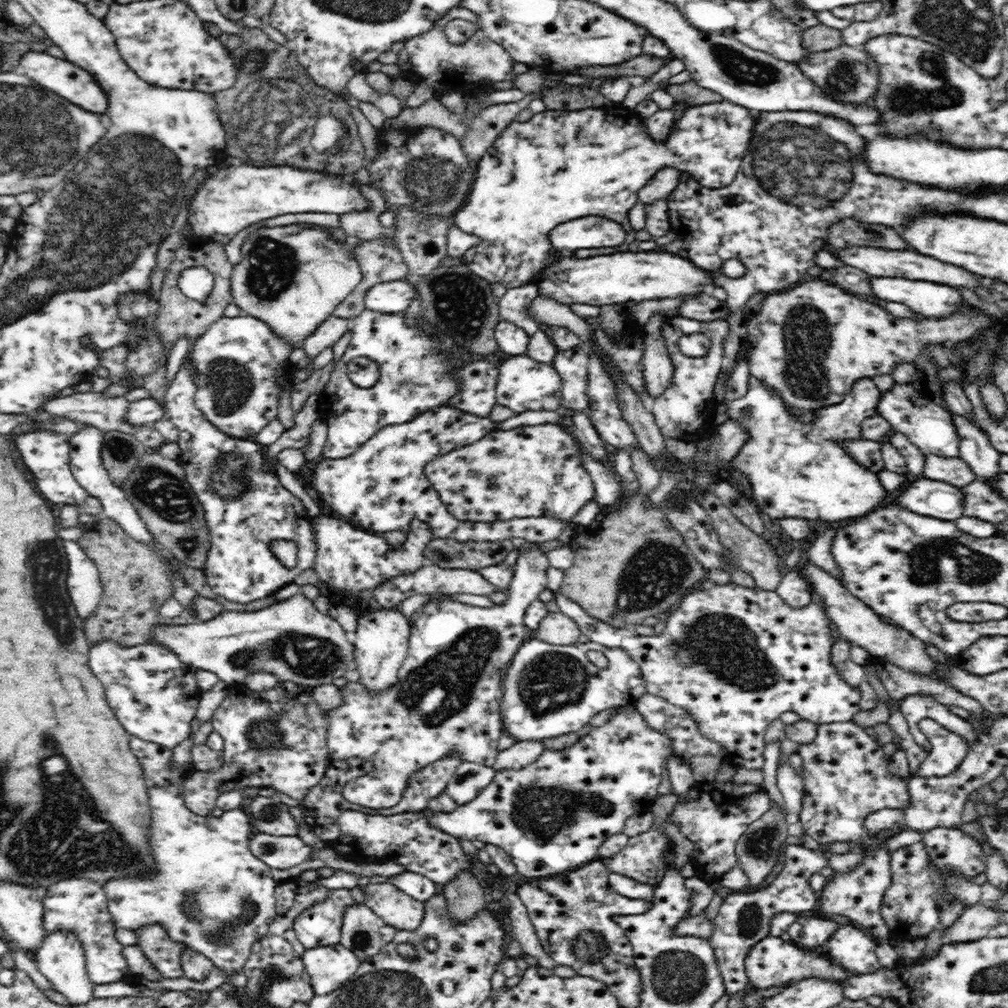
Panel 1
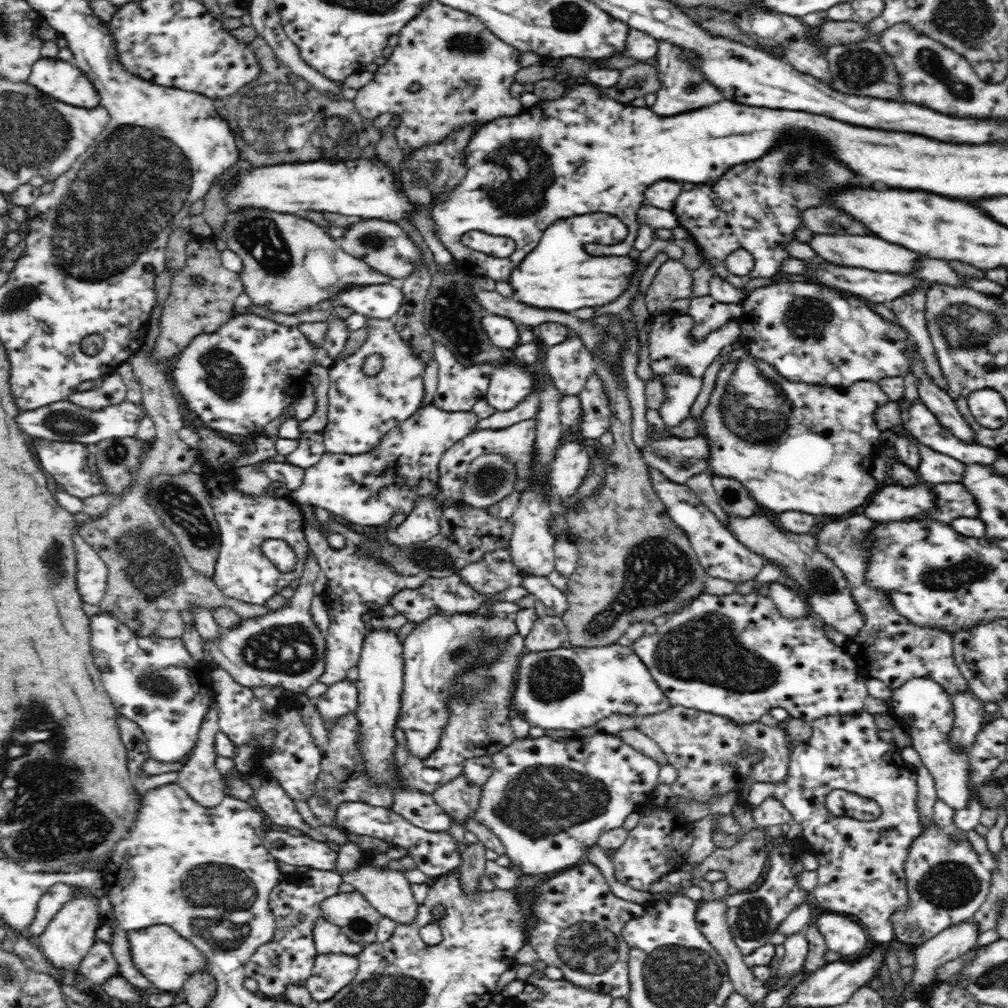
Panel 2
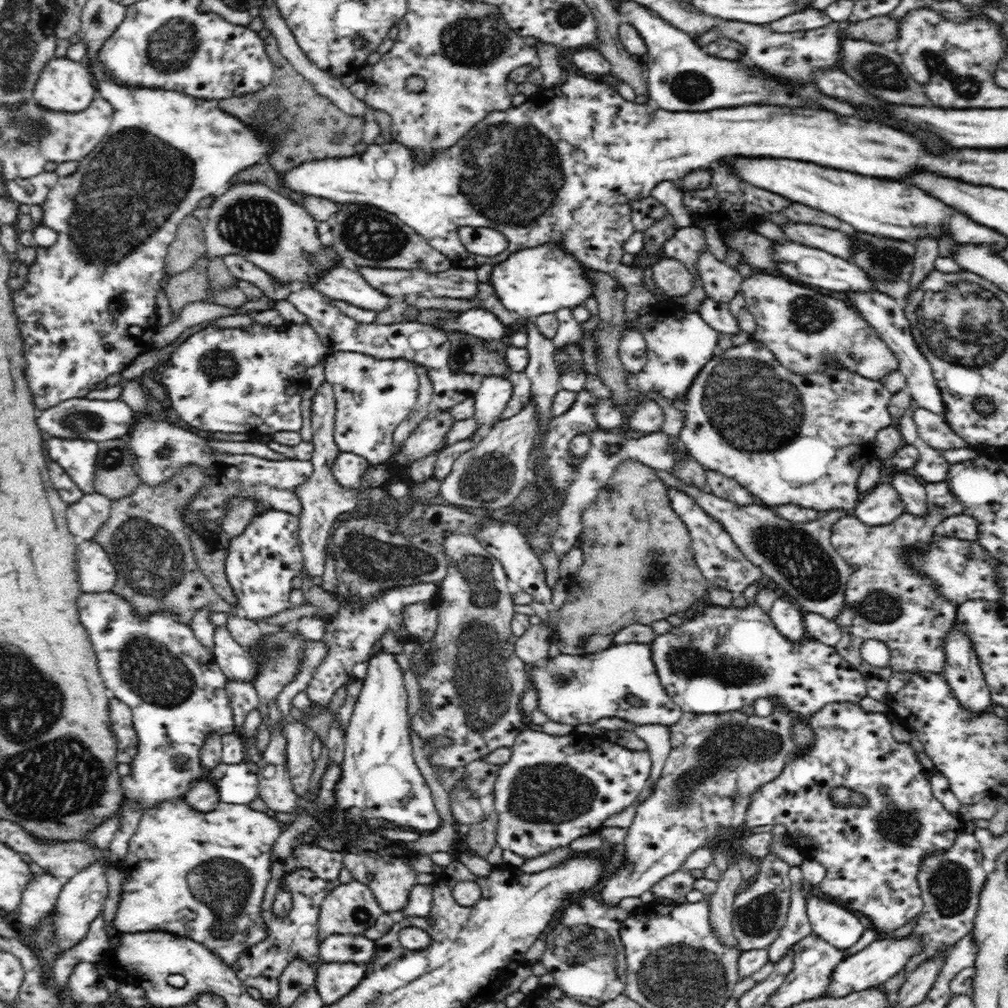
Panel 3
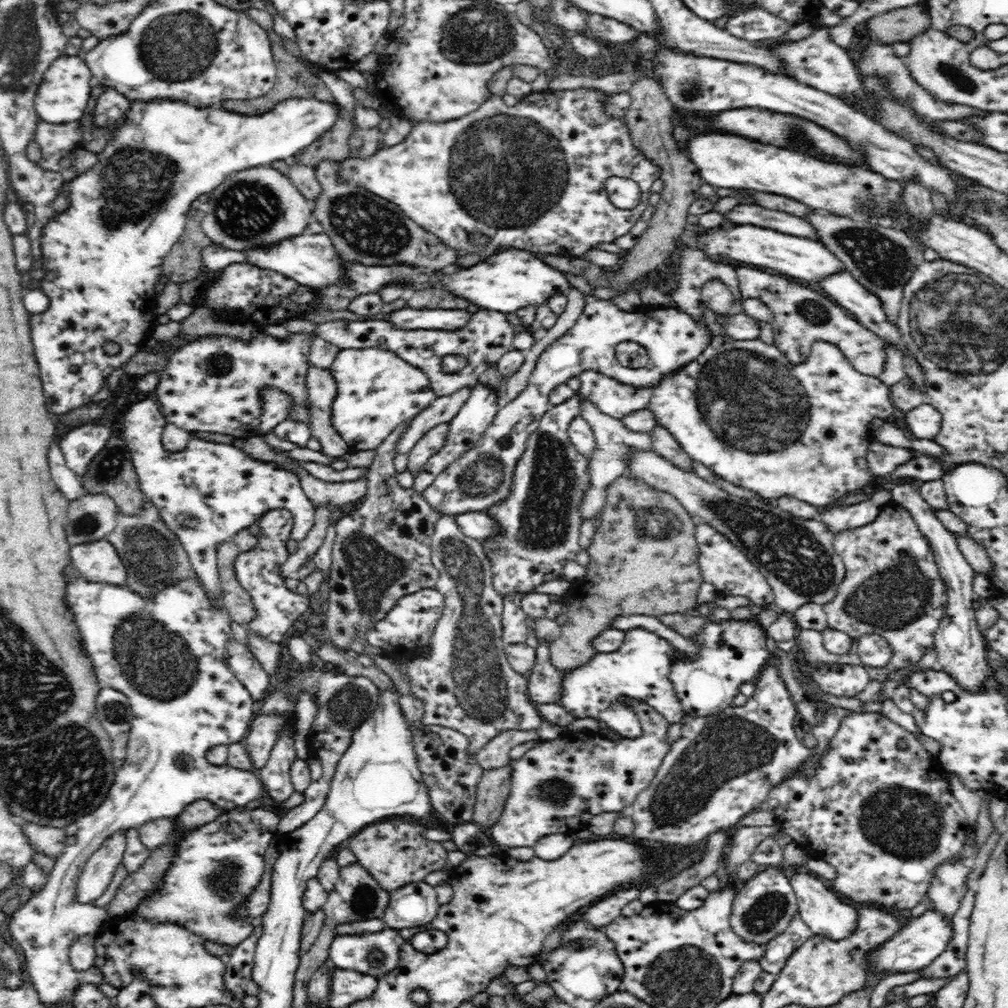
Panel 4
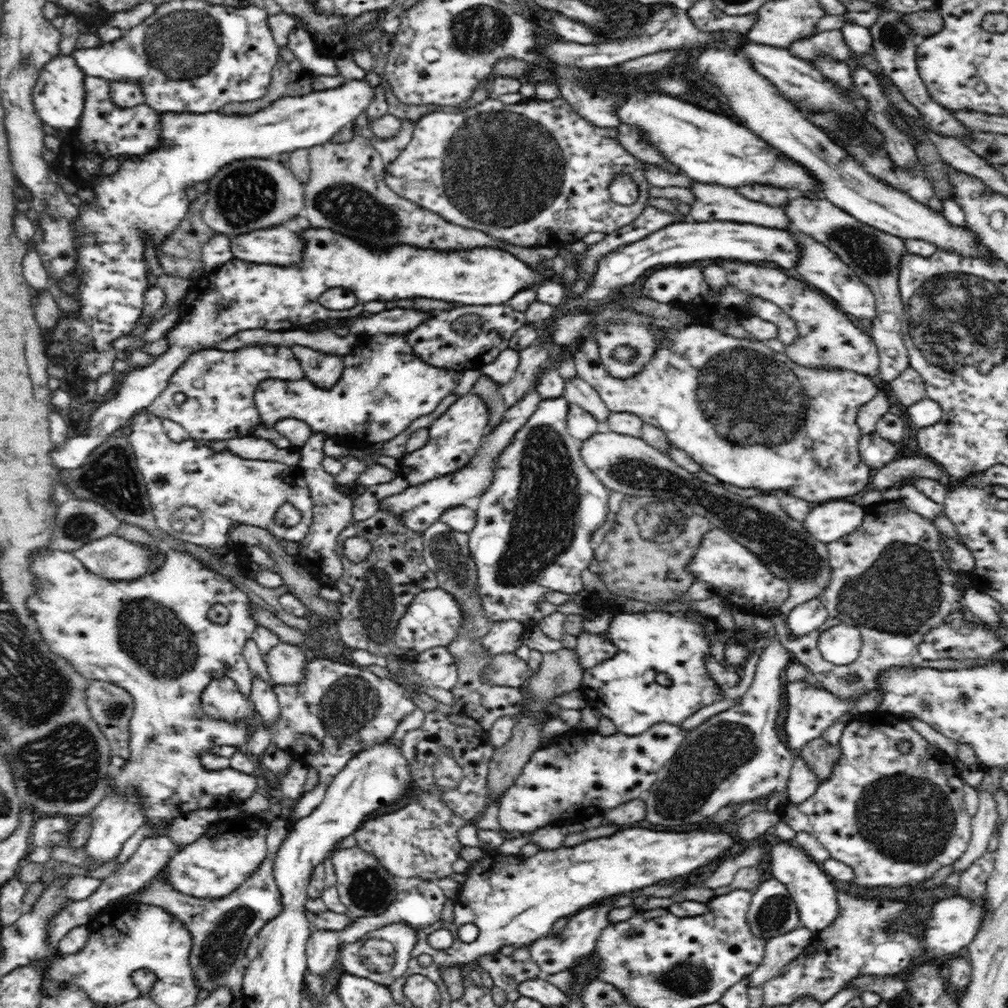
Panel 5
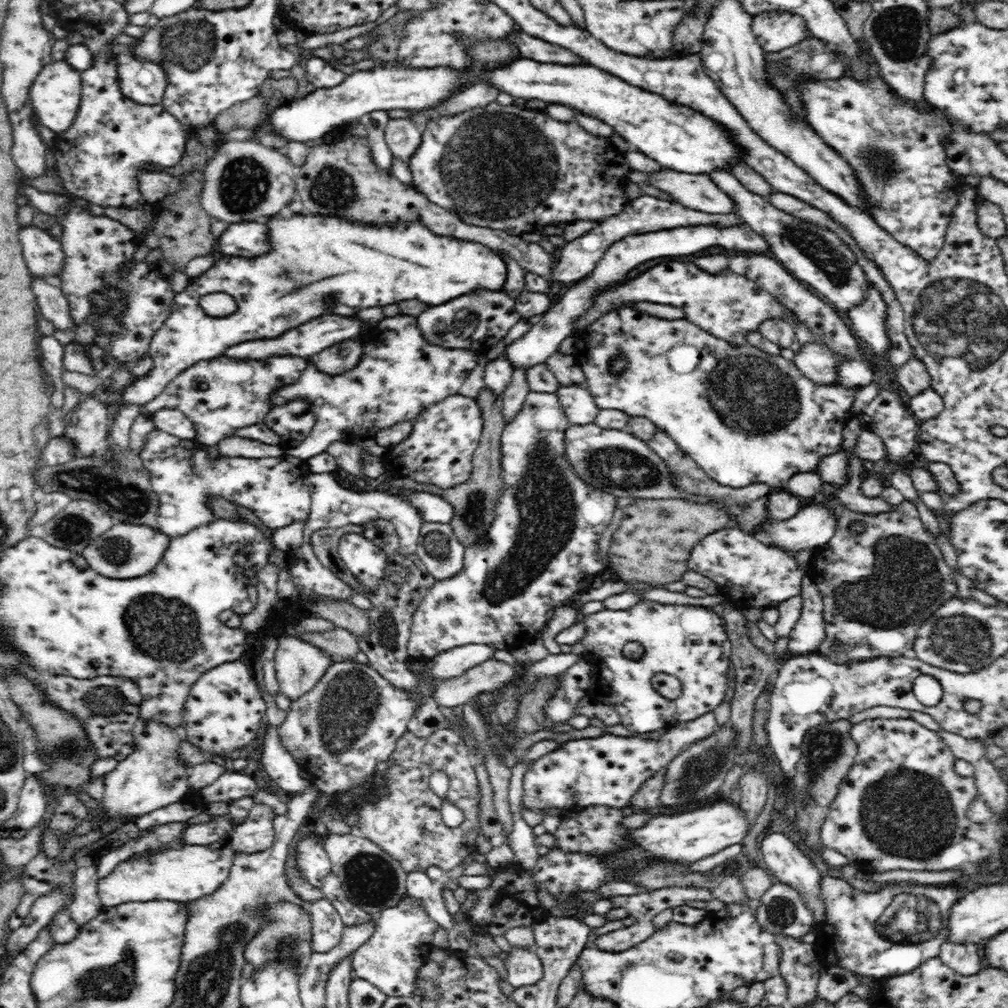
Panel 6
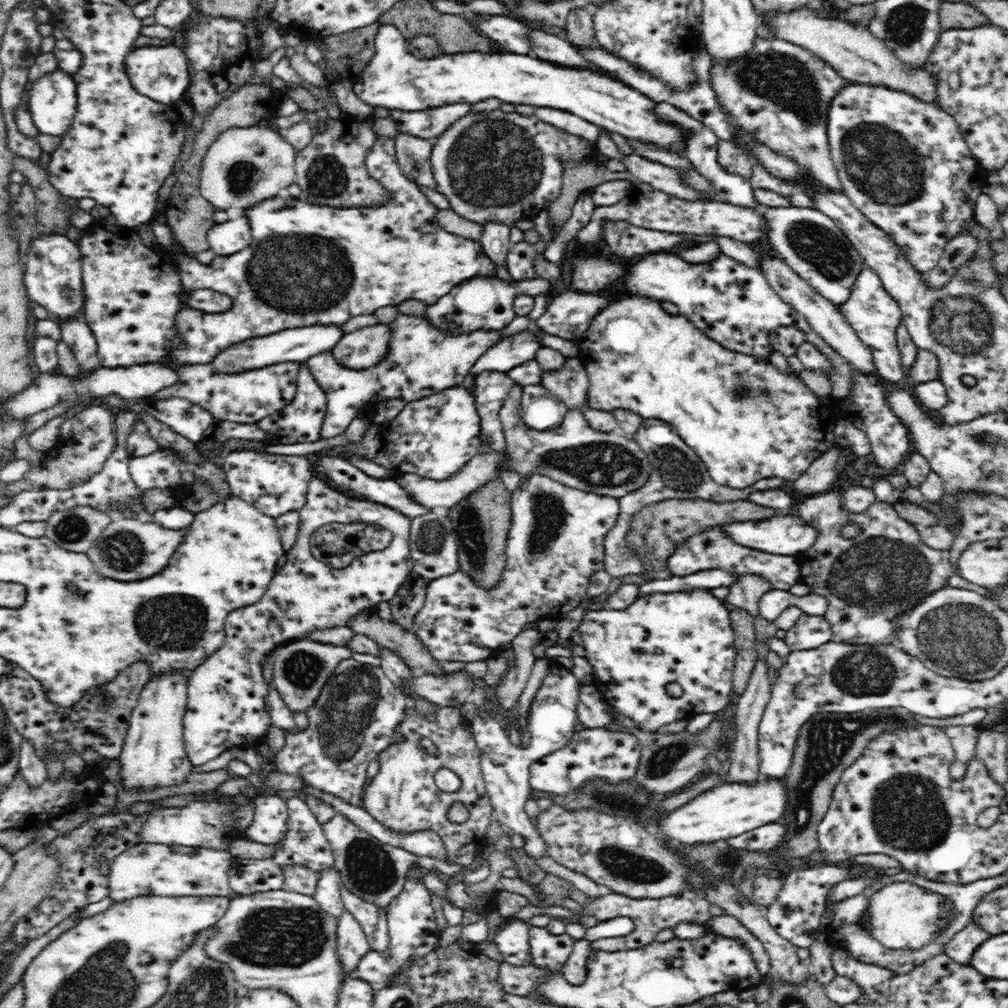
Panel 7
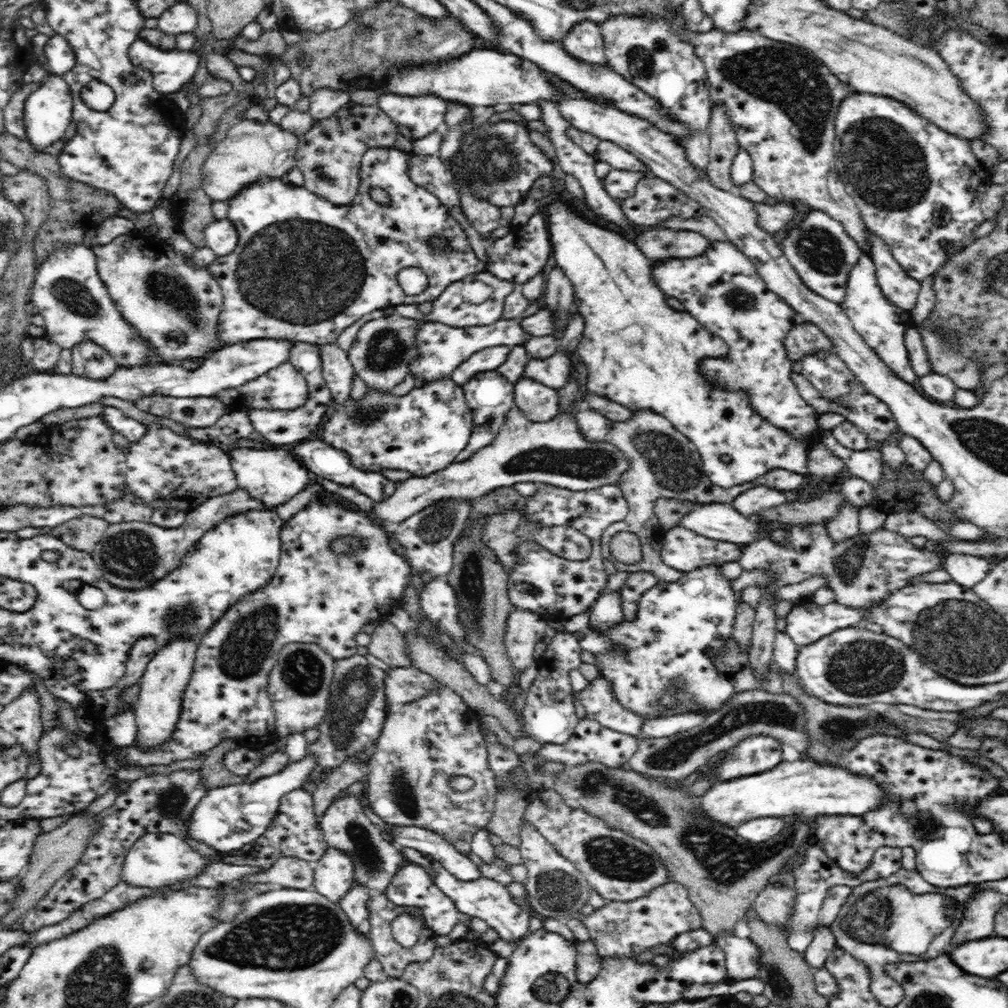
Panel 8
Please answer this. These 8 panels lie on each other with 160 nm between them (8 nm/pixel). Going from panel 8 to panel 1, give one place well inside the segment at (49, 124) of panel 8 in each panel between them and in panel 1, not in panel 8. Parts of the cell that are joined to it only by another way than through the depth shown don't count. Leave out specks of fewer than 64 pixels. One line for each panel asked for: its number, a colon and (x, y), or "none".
1: (61, 76)
2: (63, 80)
3: (63, 85)
4: (62, 97)
5: (59, 93)
6: (55, 95)
7: (52, 102)

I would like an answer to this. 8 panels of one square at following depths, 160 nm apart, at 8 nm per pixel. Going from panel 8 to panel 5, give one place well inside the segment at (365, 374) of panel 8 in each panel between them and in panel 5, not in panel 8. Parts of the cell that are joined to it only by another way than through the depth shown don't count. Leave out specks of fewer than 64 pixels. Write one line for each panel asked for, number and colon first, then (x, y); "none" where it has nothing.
5: (323, 371)
6: (335, 360)
7: (364, 348)

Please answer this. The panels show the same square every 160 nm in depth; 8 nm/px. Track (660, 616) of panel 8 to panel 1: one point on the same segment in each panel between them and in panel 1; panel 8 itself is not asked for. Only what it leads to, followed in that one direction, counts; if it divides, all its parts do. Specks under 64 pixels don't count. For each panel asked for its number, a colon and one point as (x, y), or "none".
1: (549, 690)
2: (567, 688)
3: (572, 689)
4: (639, 667)
5: (624, 689)
6: (690, 642)
7: (686, 637)

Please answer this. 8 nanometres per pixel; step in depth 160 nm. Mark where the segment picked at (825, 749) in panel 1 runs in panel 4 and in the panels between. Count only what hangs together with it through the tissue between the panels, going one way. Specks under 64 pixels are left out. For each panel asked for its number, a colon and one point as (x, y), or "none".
2: (861, 874)
3: (872, 854)
4: (882, 816)

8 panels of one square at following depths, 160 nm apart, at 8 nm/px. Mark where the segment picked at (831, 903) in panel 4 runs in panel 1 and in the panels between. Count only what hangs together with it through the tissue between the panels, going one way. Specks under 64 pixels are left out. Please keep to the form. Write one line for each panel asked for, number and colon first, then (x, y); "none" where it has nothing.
1: (850, 946)
2: (842, 934)
3: (838, 926)

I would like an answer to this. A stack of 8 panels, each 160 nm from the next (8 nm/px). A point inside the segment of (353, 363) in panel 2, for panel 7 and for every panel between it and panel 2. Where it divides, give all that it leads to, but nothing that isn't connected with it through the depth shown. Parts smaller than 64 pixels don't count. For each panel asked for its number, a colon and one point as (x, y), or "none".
3: (373, 397)
4: (376, 391)
5: (384, 387)
6: (399, 375)
7: (421, 361)

